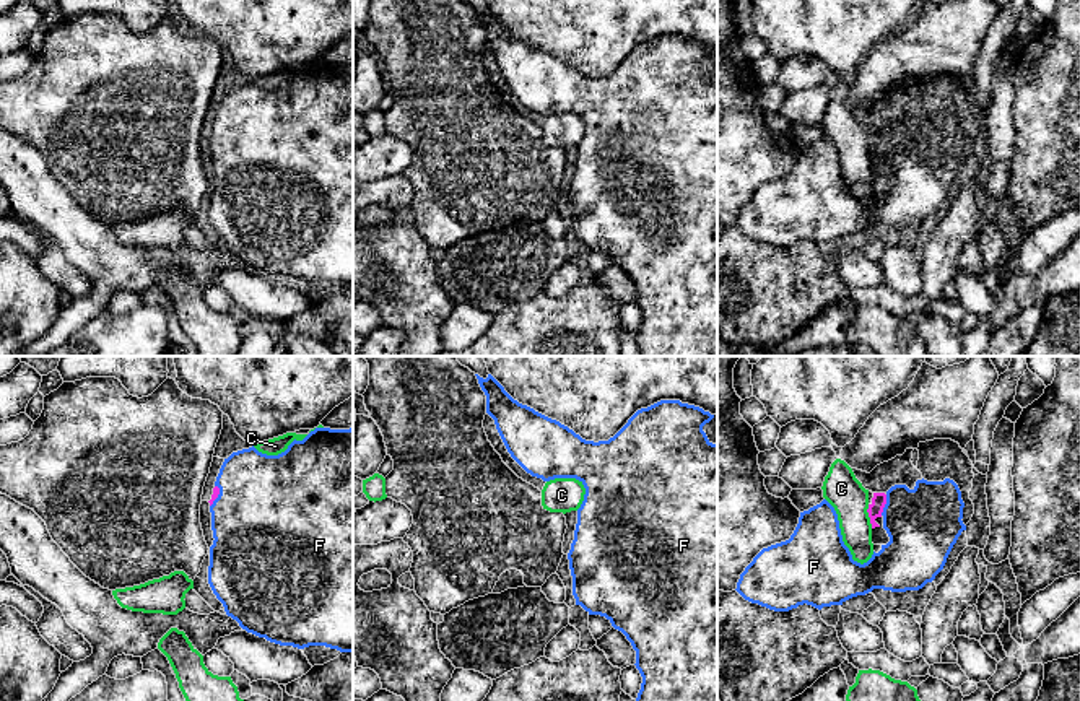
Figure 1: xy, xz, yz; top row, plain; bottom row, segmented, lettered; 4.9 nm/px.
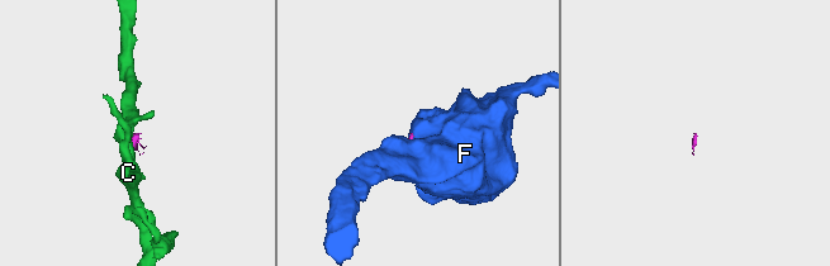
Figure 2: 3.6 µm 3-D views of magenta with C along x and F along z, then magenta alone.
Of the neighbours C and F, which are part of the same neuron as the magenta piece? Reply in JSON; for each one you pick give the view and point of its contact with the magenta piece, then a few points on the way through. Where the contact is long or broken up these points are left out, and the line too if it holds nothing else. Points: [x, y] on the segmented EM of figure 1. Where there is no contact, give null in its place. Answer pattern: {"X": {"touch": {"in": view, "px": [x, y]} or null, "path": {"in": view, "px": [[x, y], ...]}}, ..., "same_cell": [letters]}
{"F": {"touch": {"in": "yz", "px": [885, 503]}}, "same_cell": ["F"]}

